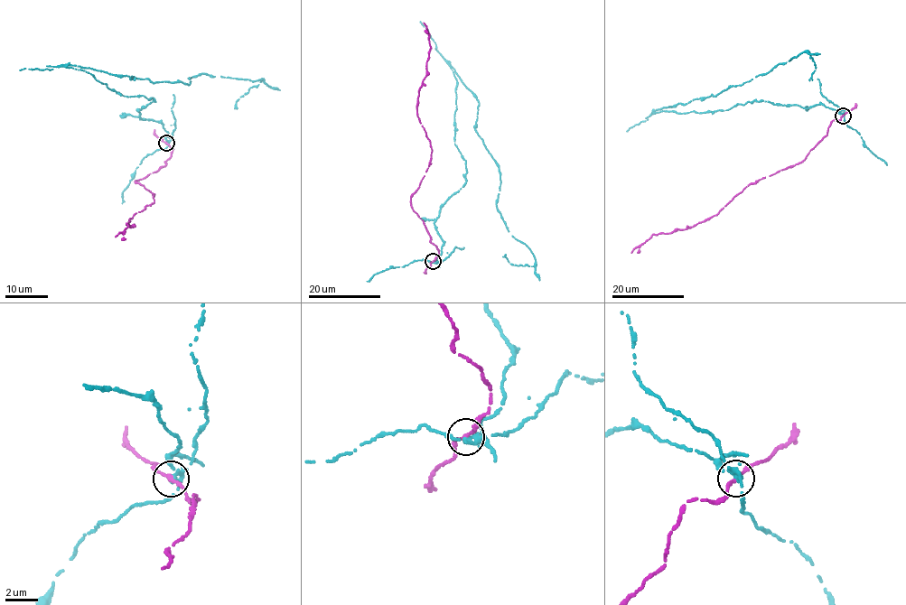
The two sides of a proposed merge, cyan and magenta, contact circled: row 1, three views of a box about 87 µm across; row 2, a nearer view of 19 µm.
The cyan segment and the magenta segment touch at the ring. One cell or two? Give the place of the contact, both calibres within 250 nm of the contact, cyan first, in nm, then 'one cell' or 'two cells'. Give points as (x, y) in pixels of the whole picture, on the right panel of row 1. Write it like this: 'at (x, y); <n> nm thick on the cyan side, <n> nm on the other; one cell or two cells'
at (843, 116); 280 nm thick on the cyan side, 220 nm on the other; two cells

